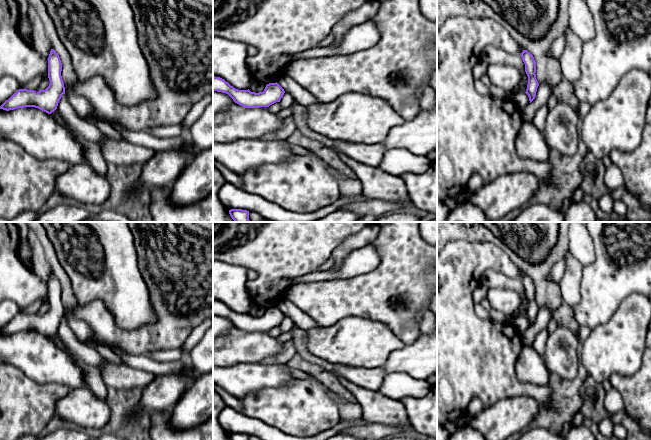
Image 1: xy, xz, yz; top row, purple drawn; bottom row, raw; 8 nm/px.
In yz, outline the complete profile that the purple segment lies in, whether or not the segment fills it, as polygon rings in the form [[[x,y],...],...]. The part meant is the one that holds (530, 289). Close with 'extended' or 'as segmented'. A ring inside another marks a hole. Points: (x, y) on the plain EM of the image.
[[[523,274],[523,276],[520,278],[522,281],[522,284],[525,288],[525,296],[528,300],[528,308],[526,313],[526,318],[529,321],[530,327],[535,323],[537,312],[539,310],[539,307],[536,303],[536,286],[534,284],[533,279],[528,276],[527,274]]] | as segmented

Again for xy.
[[[51,273],[47,284],[49,310],[38,316],[19,313],[0,330],[0,333],[9,335],[23,331],[35,331],[48,338],[57,333],[62,319],[65,318],[64,306],[61,300],[62,287],[54,273]]] | as segmented

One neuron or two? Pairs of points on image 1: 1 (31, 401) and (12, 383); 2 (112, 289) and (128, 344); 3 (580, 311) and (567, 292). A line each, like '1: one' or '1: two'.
1: one
2: two
3: two

